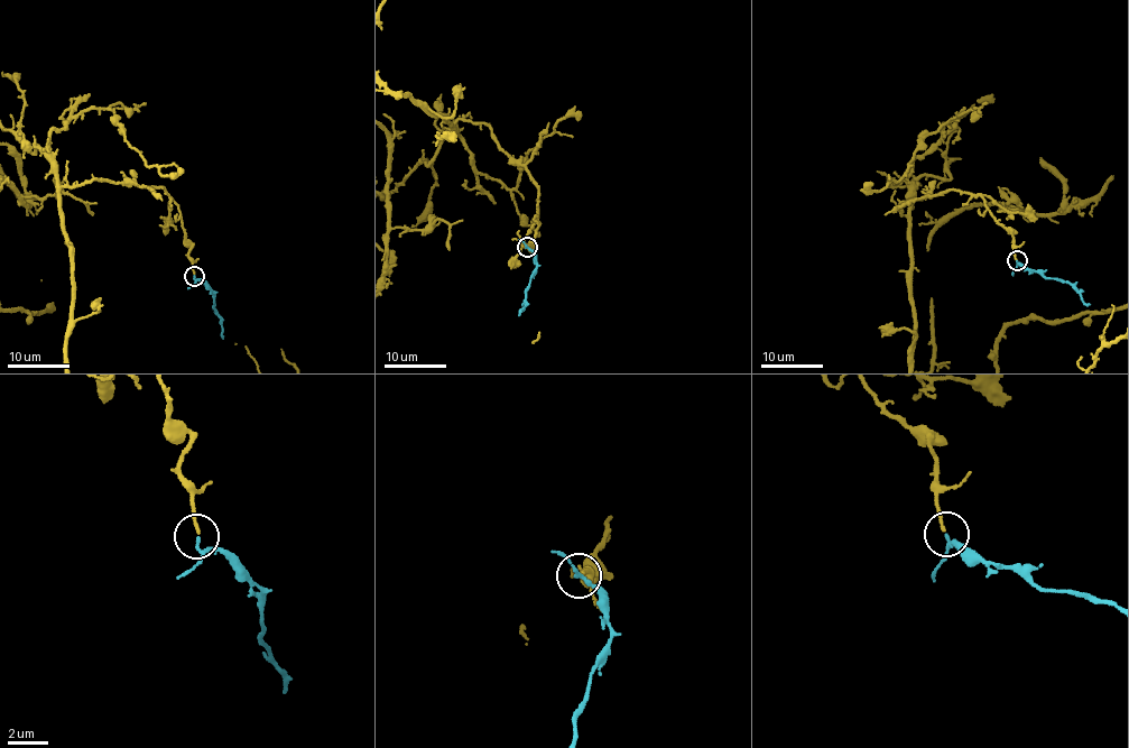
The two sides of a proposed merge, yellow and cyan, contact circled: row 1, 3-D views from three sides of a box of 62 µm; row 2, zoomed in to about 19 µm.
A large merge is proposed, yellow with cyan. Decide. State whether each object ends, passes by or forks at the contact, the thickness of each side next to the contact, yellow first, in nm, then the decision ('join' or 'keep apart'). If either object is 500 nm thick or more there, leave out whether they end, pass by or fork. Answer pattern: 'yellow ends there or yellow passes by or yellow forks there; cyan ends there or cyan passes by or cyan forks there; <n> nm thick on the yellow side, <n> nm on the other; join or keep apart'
yellow ends there; cyan passes by; 140 nm thick on the yellow side, 100 nm on the other; join

